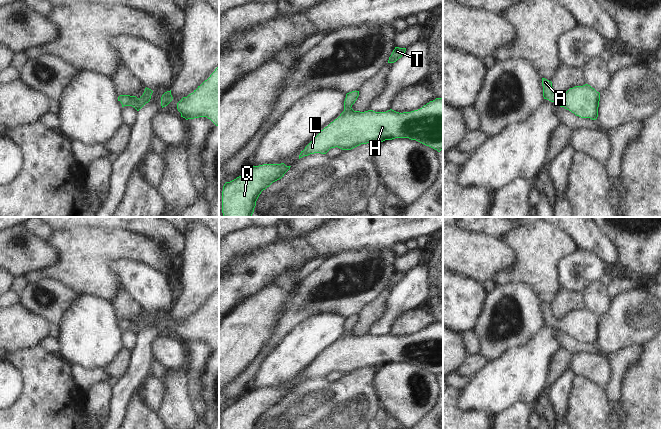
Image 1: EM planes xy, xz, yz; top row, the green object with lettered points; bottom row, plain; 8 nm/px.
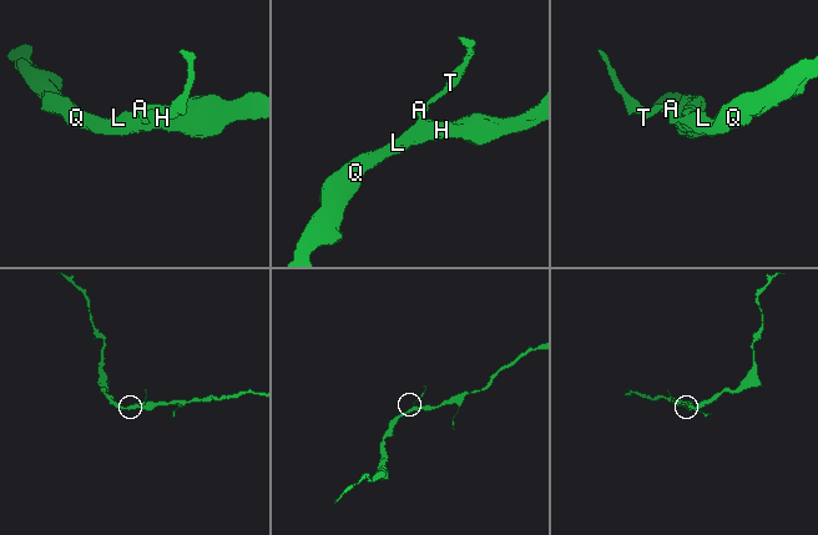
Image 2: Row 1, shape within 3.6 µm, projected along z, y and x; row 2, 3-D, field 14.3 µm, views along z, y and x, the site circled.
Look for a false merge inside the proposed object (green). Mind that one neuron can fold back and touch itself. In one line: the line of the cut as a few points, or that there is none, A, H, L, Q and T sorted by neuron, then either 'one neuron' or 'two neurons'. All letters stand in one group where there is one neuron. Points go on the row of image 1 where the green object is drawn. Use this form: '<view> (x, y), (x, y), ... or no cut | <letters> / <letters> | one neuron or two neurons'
no cut | A H L Q T | one neuron

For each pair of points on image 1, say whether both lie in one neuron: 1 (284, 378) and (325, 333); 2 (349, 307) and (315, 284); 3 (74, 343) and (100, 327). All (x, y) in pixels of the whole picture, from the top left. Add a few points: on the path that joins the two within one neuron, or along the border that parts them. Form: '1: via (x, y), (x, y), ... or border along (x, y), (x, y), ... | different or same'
1: via (291, 367), (314, 344) | same
2: via (335, 302), (312, 302), (311, 298) | same
3: via (80, 343), (94, 331) | same

